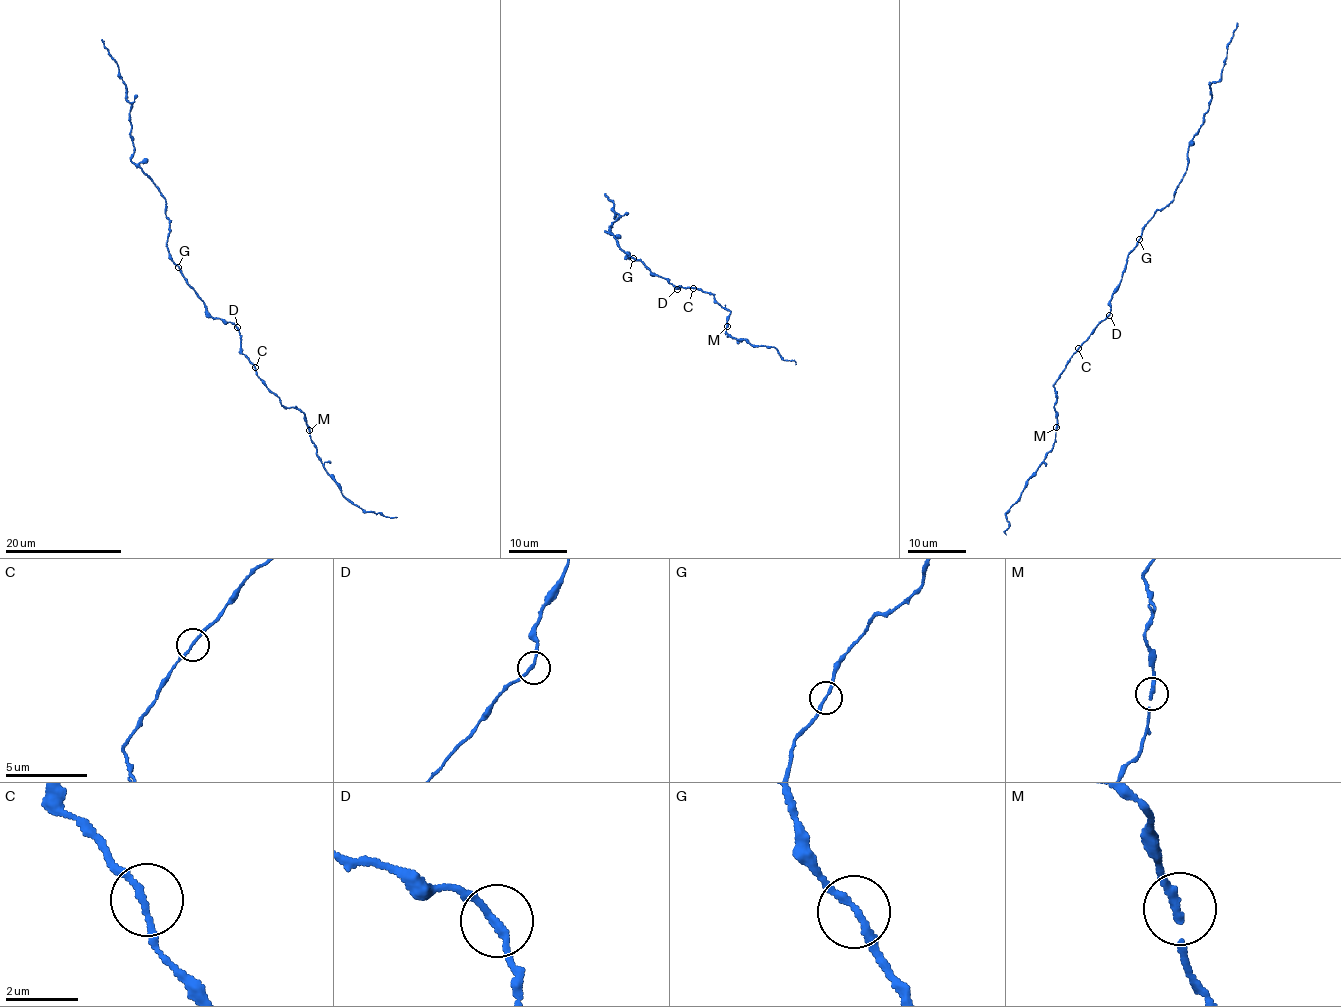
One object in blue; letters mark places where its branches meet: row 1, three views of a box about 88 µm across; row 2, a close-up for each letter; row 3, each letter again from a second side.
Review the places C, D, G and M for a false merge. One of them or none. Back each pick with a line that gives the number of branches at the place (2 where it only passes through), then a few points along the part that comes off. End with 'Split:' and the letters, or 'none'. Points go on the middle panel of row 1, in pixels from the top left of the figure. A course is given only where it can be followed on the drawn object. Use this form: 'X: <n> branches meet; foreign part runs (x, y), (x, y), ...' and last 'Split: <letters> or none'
Split: none

